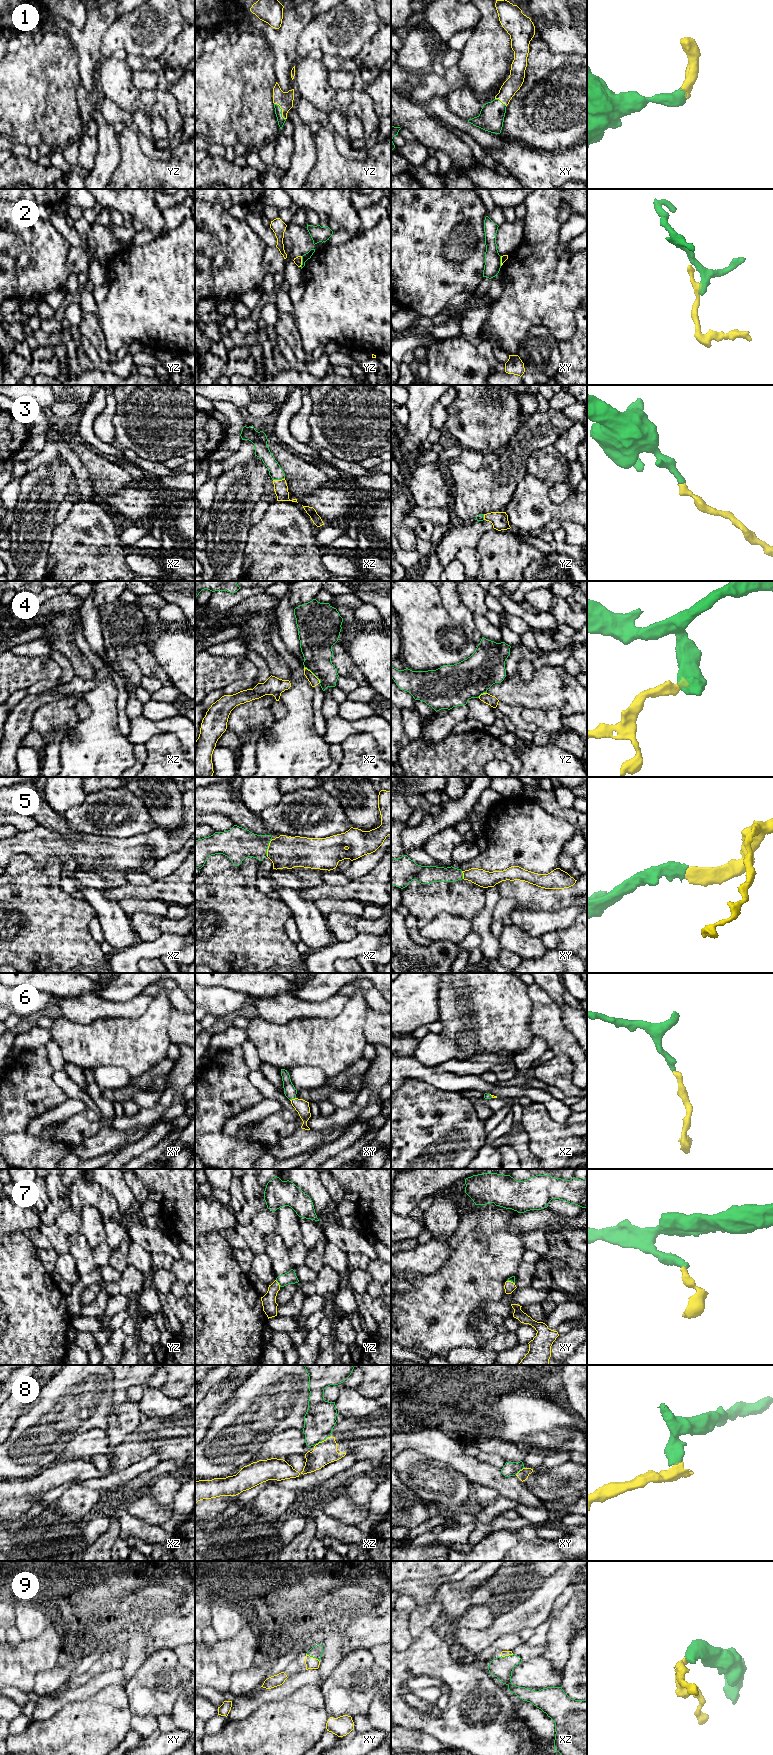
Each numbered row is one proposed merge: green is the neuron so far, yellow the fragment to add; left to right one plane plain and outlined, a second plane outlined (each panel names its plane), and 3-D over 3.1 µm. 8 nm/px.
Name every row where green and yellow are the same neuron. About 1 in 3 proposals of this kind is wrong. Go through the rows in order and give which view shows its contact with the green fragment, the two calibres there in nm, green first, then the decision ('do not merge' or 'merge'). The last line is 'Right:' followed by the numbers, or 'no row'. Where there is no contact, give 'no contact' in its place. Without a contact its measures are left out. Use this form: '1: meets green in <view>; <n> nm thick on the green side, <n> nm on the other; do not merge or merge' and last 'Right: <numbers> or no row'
1: meets green in yz; 60 nm thick on the green side, 130 nm on the other; merge
2: meets green in yz; 60 nm thick on the green side, 60 nm on the other; do not merge
3: meets green in xz; 110 nm thick on the green side, 110 nm on the other; merge
4: meets green in xz; 260 nm thick on the green side, 70 nm on the other; do not merge
5: meets green in xz; 260 nm thick on the green side, 260 nm on the other; merge
6: meets green in xy; 100 nm thick on the green side, 110 nm on the other; merge
7: meets green in yz; 100 nm thick on the green side, 120 nm on the other; merge
8: meets green in xz; 260 nm thick on the green side, 190 nm on the other; do not merge
9: meets green in xy; 90 nm thick on the green side, 100 nm on the other; merge
Right: 1, 3, 5, 6, 7, 9

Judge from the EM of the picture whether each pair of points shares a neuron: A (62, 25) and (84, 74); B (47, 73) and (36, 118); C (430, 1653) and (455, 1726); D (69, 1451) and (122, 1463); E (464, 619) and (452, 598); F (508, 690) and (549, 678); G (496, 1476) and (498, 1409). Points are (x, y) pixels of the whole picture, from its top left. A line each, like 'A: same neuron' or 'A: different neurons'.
A: same neuron
B: same neuron
C: same neuron
D: different neurons
E: same neuron
F: same neuron
G: different neurons

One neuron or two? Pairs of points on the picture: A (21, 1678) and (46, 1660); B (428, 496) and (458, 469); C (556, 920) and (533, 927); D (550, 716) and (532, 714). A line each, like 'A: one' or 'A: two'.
A: one
B: two
C: one
D: one

